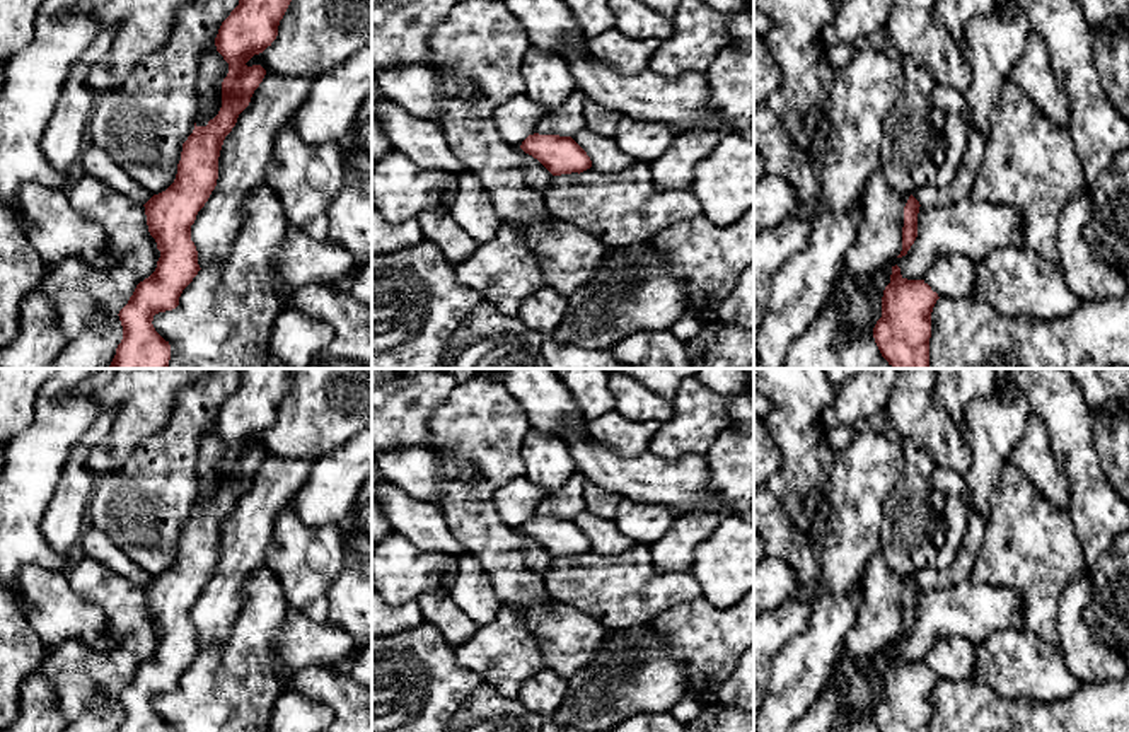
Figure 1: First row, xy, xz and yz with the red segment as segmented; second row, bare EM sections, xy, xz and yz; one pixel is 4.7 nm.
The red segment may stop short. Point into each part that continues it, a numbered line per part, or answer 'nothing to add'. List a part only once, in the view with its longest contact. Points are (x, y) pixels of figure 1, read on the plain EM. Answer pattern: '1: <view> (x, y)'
nothing to add

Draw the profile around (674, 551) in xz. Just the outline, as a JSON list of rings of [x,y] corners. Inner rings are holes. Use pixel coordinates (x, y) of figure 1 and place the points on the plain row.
[[[692,510],[675,517],[667,534],[650,544],[653,570],[657,573],[689,570],[696,548],[715,532],[721,519],[720,514],[708,510]]]

